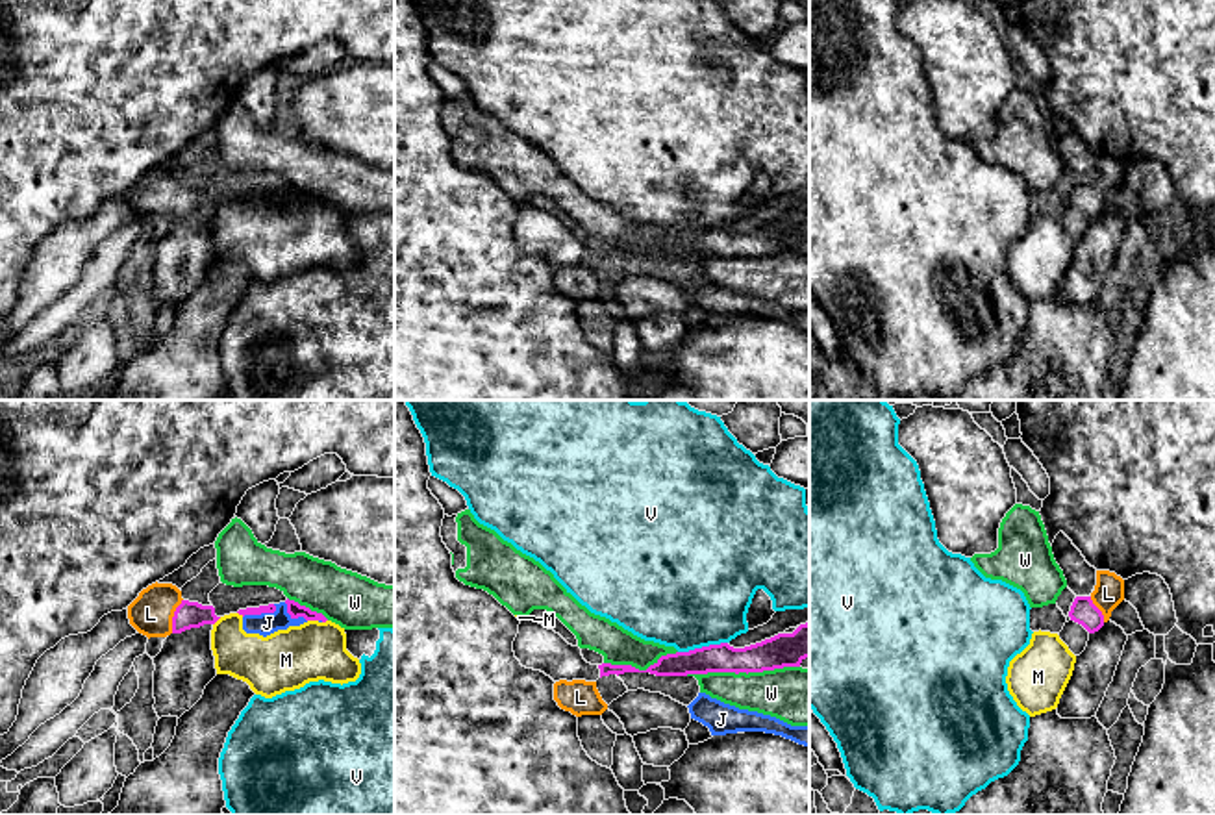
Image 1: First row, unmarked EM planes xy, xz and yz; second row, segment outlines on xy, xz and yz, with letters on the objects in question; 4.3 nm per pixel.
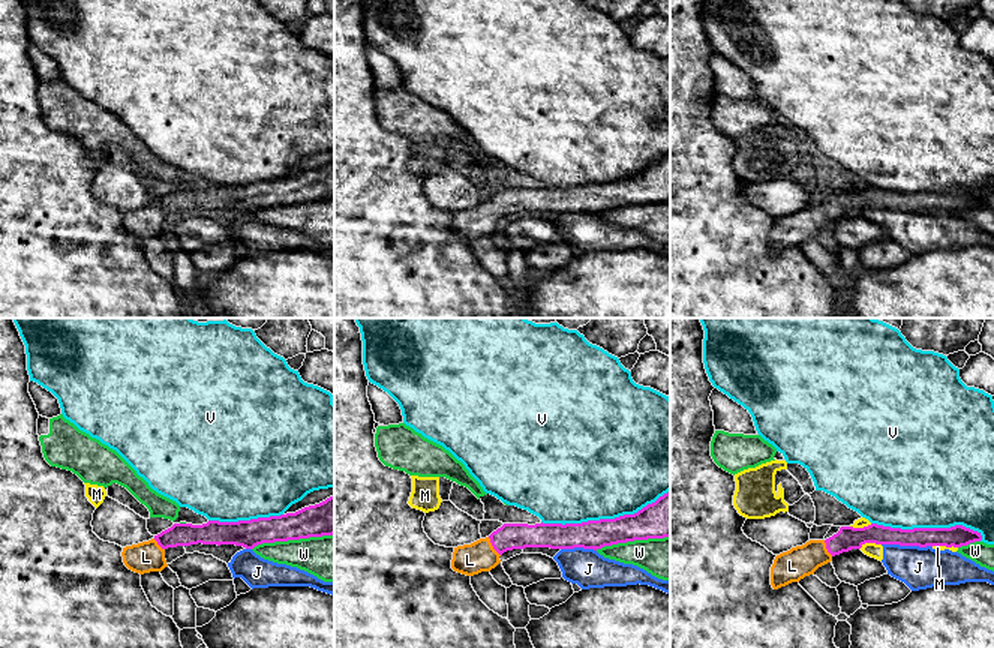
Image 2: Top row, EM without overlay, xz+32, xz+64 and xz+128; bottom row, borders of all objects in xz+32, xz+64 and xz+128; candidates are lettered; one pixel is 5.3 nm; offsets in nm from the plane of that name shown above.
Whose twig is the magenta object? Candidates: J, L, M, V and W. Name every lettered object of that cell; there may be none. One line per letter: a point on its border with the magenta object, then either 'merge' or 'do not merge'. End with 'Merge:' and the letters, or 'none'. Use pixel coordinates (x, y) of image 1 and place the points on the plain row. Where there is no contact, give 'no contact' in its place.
J: xy (260, 199) | do not merge
L: xy (175, 200) | merge
M: xy (313, 204) | do not merge
V: xz (702, 232) | do not merge
W: xz (741, 256) | do not merge
Merge: L

